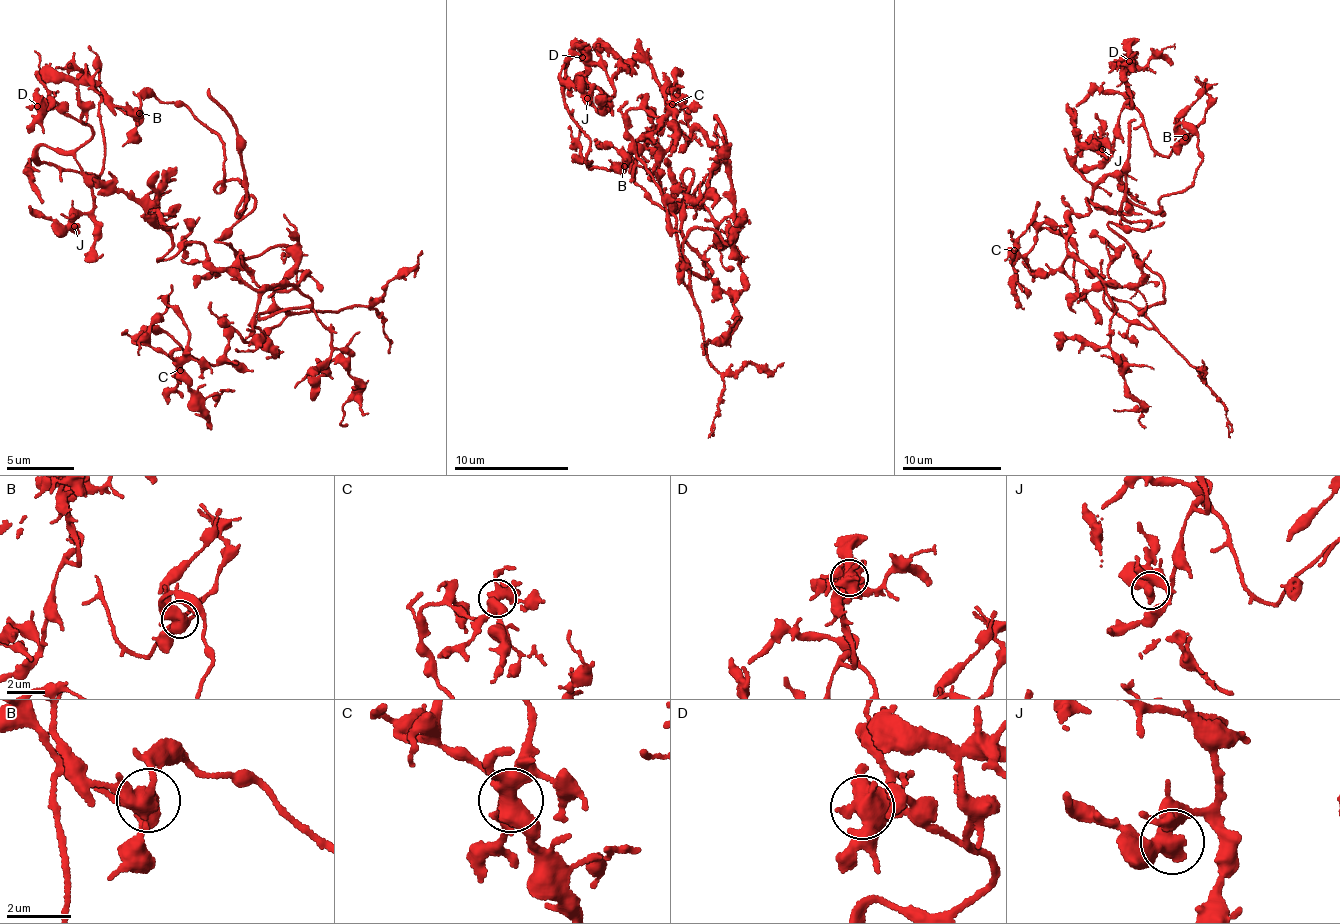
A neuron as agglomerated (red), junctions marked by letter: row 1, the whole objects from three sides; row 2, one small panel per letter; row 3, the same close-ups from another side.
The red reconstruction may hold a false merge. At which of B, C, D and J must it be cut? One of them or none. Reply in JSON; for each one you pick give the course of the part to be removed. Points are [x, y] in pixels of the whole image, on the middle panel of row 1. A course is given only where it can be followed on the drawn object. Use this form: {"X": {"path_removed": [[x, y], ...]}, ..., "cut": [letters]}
{"cut": []}

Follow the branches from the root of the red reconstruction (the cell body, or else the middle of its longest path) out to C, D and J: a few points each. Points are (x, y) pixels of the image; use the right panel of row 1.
C: (1123, 218), (1147, 225), (1123, 239), (1165, 289), (1152, 327), (1101, 291), (1079, 295), (1061, 232), (1014, 250)
D: (1123, 218), (1125, 199), (1158, 212), (1202, 155), (1175, 127), (1200, 122), (1152, 147), (1125, 107), (1129, 61)
J: (1123, 218), (1190, 184), (1199, 141), (1175, 127), (1200, 122), (1159, 154), (1132, 95), (1102, 149)

